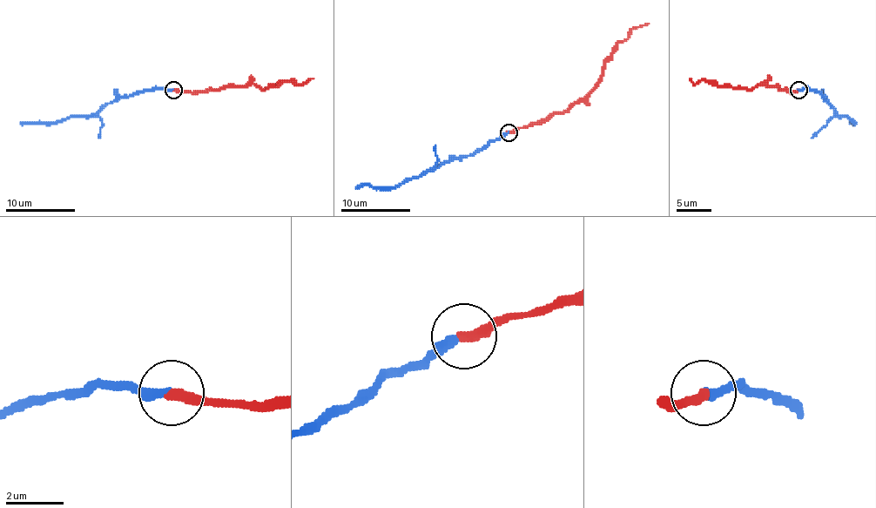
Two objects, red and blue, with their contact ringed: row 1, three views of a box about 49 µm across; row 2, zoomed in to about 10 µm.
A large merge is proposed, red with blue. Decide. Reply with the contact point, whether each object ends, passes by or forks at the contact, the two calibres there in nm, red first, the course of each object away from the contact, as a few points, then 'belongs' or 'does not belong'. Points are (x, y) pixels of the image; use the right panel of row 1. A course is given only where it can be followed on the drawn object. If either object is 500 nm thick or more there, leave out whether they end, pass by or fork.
at (798, 90); red ends there; blue ends there; 360 nm thick on the red side, 300 nm on the other; red runs (798, 89), (791, 92), (758, 84), (752, 89), (740, 89), (716, 85), (704, 80), (695, 84), (690, 78); blue runs (798, 89), (816, 91), (837, 113), (844, 115), (852, 122), (851, 124), (854, 122); belongs

